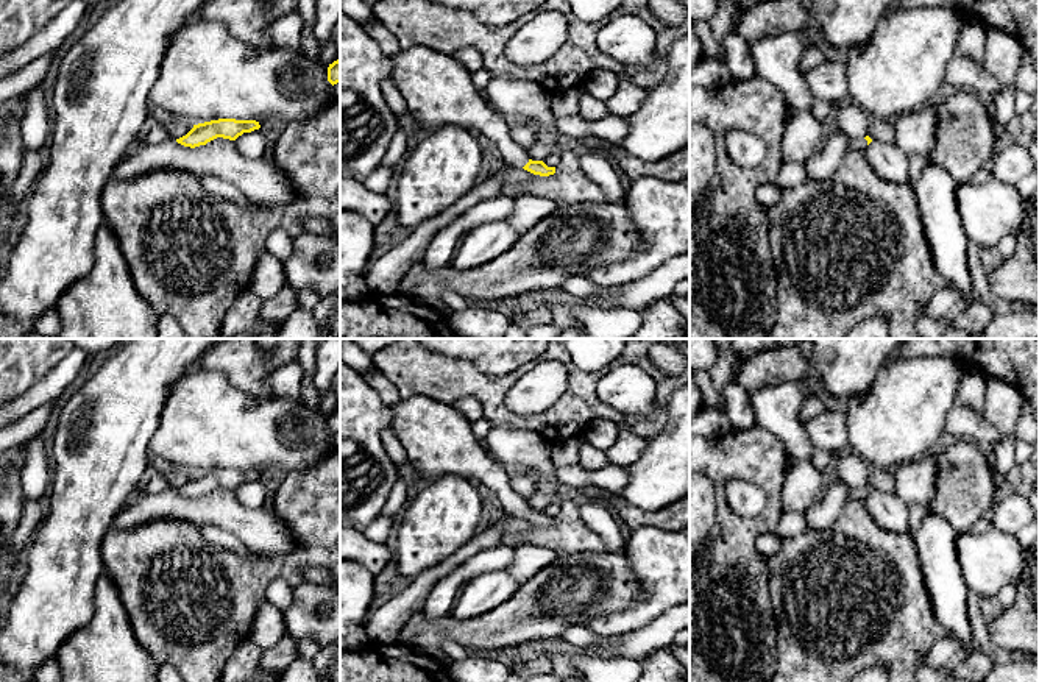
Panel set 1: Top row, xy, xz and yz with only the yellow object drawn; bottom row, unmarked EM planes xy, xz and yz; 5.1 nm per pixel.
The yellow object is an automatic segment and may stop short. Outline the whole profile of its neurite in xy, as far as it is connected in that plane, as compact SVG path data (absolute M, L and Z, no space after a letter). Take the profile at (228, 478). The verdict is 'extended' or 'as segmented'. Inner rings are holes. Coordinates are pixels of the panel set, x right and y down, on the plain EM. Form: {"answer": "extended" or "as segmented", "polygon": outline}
{"answer": "as segmented", "polygon": "M218 468L193 474L193 478L186 485L176 488L176 492L195 498L217 487L236 490L243 482L251 482L259 478L261 474L256 470Z"}

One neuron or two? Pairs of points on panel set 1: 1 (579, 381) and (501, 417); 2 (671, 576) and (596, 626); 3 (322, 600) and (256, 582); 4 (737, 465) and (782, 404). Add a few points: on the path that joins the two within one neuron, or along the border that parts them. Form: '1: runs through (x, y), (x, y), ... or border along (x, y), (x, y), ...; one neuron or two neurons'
1: runs through (568, 403), (551, 420), (523, 422); one neuron
2: runs through (656, 595), (634, 617), (615, 623); one neuron
3: border along (304, 582), (292, 587); two neurons
4: border along (760, 426), (771, 431), (790, 454); two neurons

